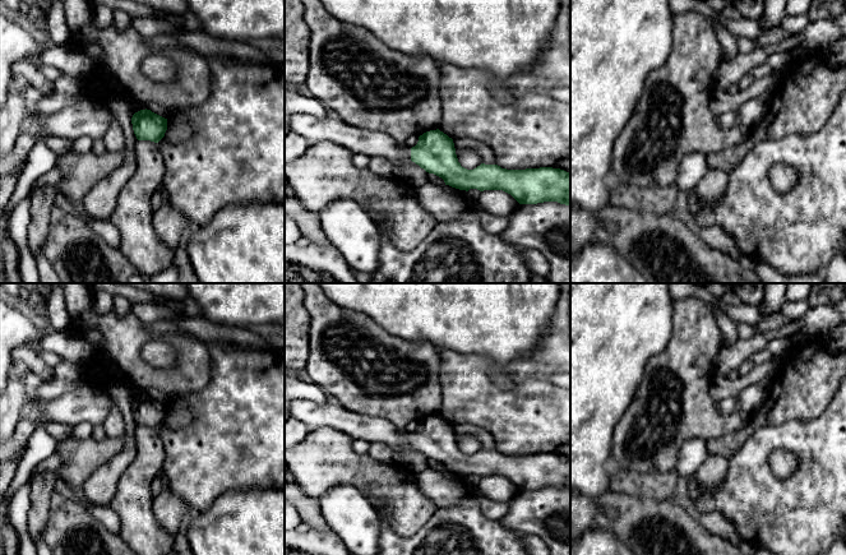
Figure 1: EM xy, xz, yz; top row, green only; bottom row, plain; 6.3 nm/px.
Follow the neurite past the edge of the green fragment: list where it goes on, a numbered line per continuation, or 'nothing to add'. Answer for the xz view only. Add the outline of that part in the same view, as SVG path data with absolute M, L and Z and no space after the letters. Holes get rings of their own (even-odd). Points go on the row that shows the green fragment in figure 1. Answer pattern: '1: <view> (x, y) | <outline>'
1: xz (370, 143) | M293 114L290 116L290 133L304 137L311 143L329 140L351 153L380 156L394 163L411 159L411 147L399 145L387 133L355 128L341 119L319 120L308 114Z

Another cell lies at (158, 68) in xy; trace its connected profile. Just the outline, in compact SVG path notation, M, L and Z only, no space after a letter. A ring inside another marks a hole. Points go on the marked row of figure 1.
M149 55L142 64L142 71L157 83L168 83L177 75L176 64L163 55Z

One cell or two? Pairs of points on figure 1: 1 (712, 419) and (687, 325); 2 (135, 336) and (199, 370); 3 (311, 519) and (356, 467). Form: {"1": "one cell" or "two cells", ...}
{"1": "one cell", "2": "one cell", "3": "two cells"}

